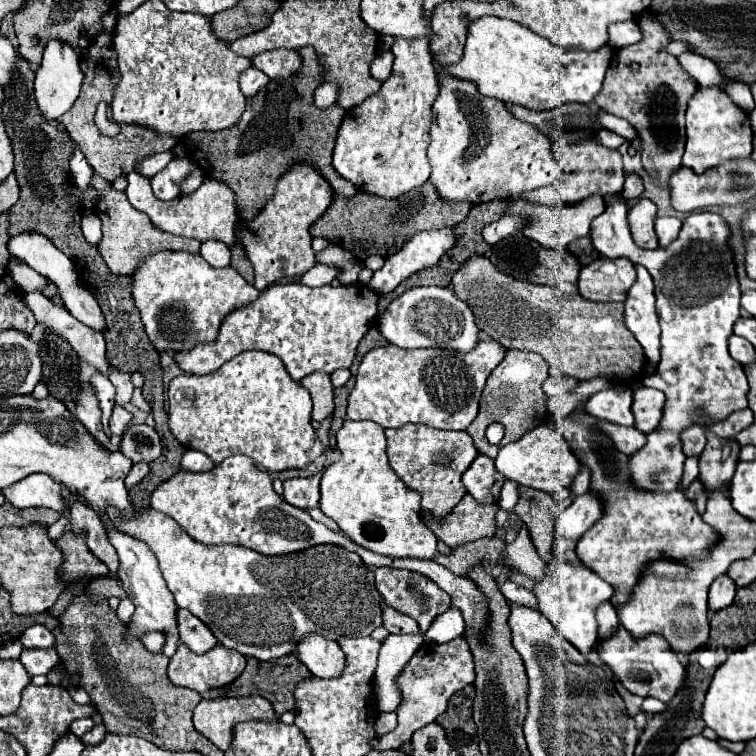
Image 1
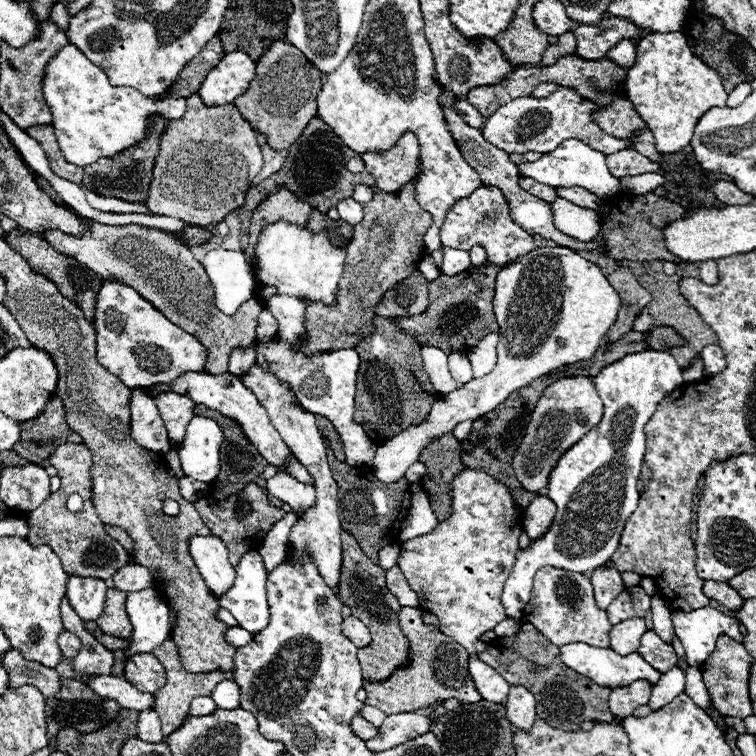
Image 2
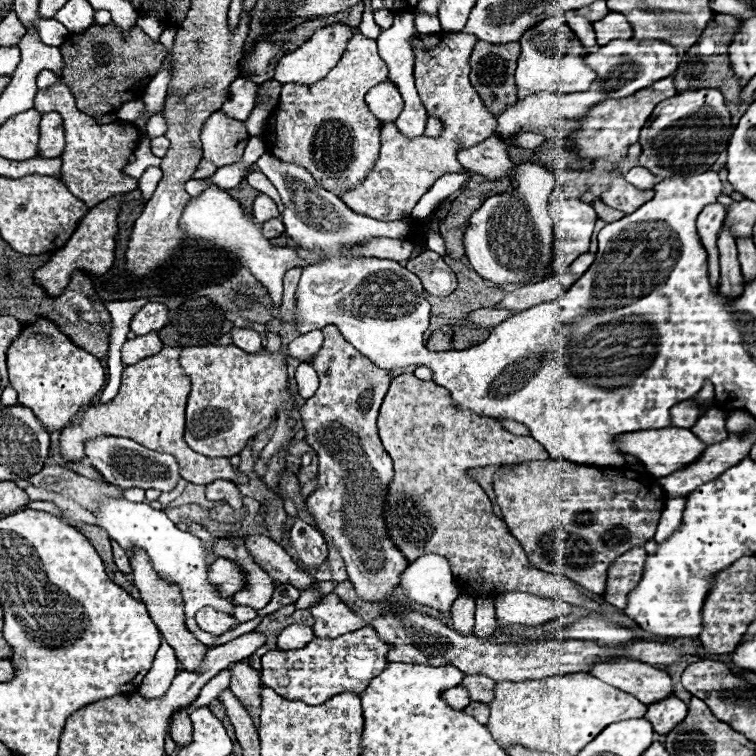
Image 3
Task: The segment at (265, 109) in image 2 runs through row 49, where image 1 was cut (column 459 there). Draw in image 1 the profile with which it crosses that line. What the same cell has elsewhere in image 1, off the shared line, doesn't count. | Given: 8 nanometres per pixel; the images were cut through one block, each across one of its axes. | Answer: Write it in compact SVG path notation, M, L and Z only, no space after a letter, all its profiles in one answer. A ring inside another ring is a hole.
M476 256L470 258L452 276L452 286L454 286L454 294L458 298L464 298L464 302L468 302L468 306L472 308L476 316L476 324L480 326L482 332L486 332L492 340L500 342L504 348L528 350L544 356L544 360L550 366L550 376L570 374L580 380L592 380L604 376L612 384L620 384L620 374L622 380L630 380L630 378L638 378L638 374L644 374L646 370L646 358L642 346L630 334L630 330L624 328L622 304L614 306L602 302L588 302L586 298L580 296L576 284L542 286L532 282L522 282L496 270L488 258Z

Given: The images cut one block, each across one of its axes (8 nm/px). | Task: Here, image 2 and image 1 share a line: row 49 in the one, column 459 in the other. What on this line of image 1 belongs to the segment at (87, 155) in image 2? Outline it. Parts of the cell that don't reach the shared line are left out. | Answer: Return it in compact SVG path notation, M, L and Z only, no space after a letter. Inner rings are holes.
M482 16L468 22L464 56L456 66L448 66L446 72L476 82L482 94L498 98L504 104L522 104L530 110L552 110L566 102L592 102L602 86L610 58L610 46L602 46L596 52L568 50L554 46L548 38L518 22Z

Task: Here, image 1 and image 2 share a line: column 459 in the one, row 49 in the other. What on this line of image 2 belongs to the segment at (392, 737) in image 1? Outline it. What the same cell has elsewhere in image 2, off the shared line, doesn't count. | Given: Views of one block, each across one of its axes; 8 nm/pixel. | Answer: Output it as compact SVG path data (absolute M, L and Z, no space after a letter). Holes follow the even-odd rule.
M682 32L648 34L638 42L636 52L636 64L626 74L626 96L654 134L658 154L674 154L690 144L692 130L706 110L726 106L728 94L716 70L690 52Z

